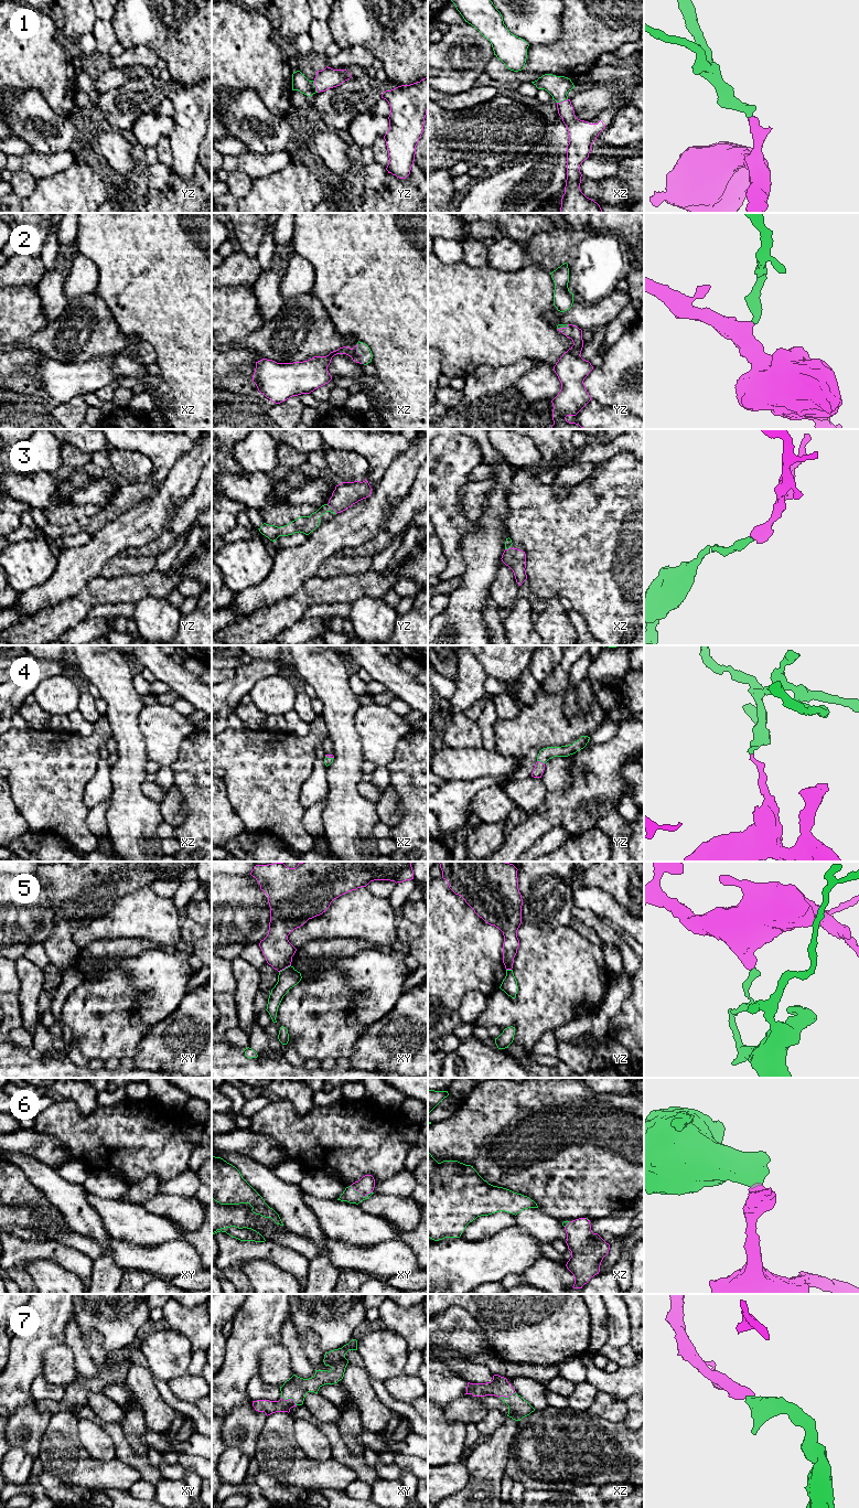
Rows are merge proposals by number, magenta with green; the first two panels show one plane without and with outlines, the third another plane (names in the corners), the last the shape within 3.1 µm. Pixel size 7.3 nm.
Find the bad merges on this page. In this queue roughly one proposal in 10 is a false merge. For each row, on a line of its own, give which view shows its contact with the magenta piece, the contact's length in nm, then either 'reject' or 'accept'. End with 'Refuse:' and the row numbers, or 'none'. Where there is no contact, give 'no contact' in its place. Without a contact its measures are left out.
1: contact in yz; length 90 nm; accept
2: contact in xz; length 150 nm; accept
3: contact in yz; length 100 nm; accept
4: contact in yz; length 60 nm; accept
5: contact in xy; length 110 nm; reject
6: contact in xy; length 180 nm; accept
7: contact in xy; length 130 nm; accept
Refuse: 5

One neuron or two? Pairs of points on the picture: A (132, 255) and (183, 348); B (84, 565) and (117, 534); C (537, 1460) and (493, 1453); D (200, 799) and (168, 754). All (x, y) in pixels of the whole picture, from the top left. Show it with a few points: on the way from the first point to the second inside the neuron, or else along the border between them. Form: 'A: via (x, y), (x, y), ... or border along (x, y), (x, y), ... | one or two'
A: via (156, 278), (183, 306), (183, 324) | one
B: via (92, 557), (109, 541) | one
C: border along (515, 1430), (504, 1474) | two
D: border along (185, 739), (180, 747), (179, 757), (170, 766) | two

